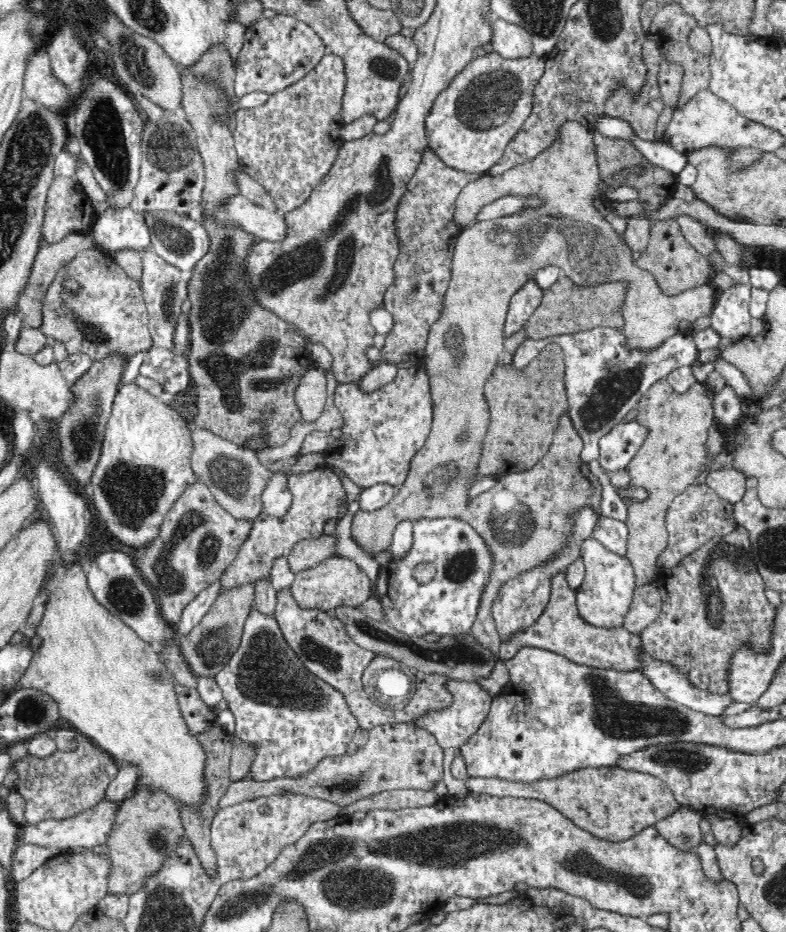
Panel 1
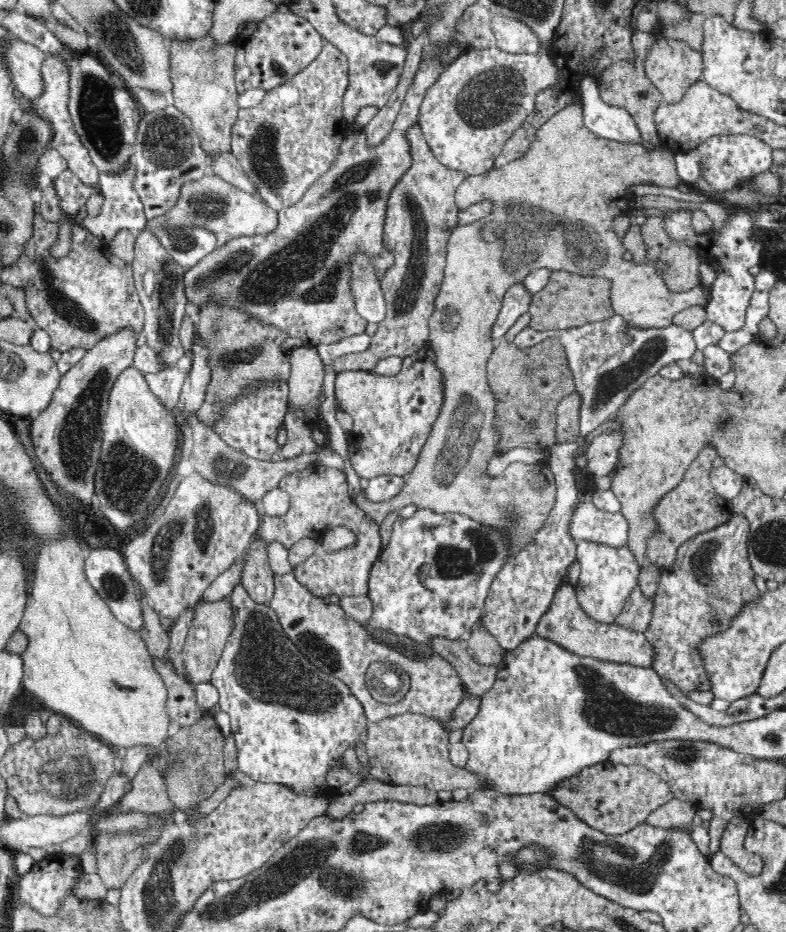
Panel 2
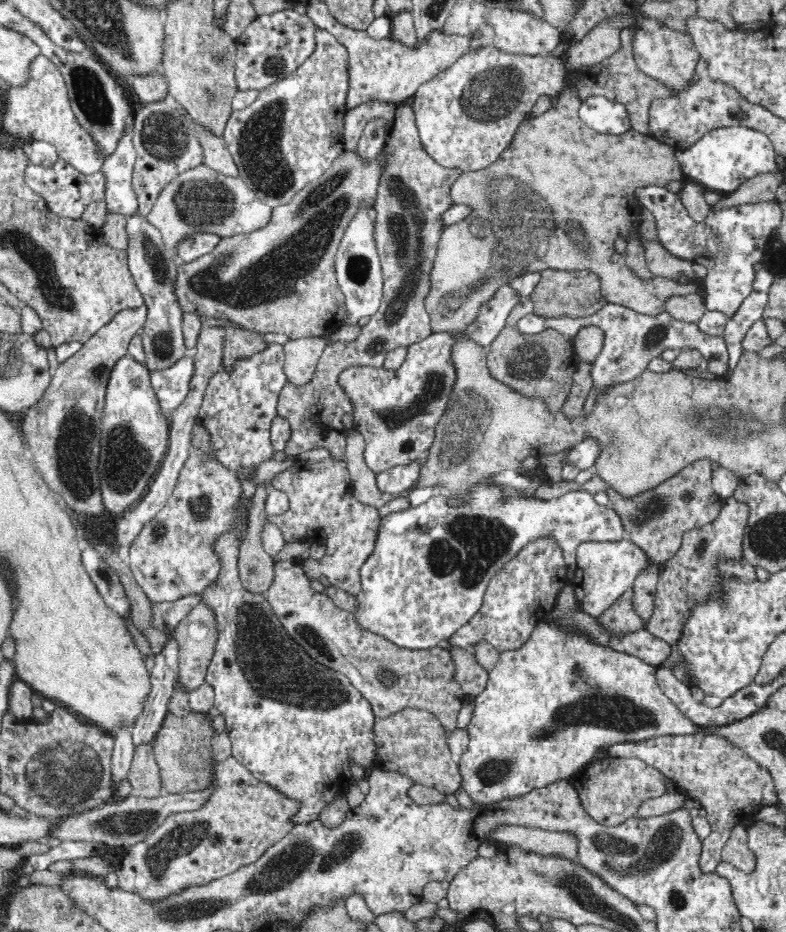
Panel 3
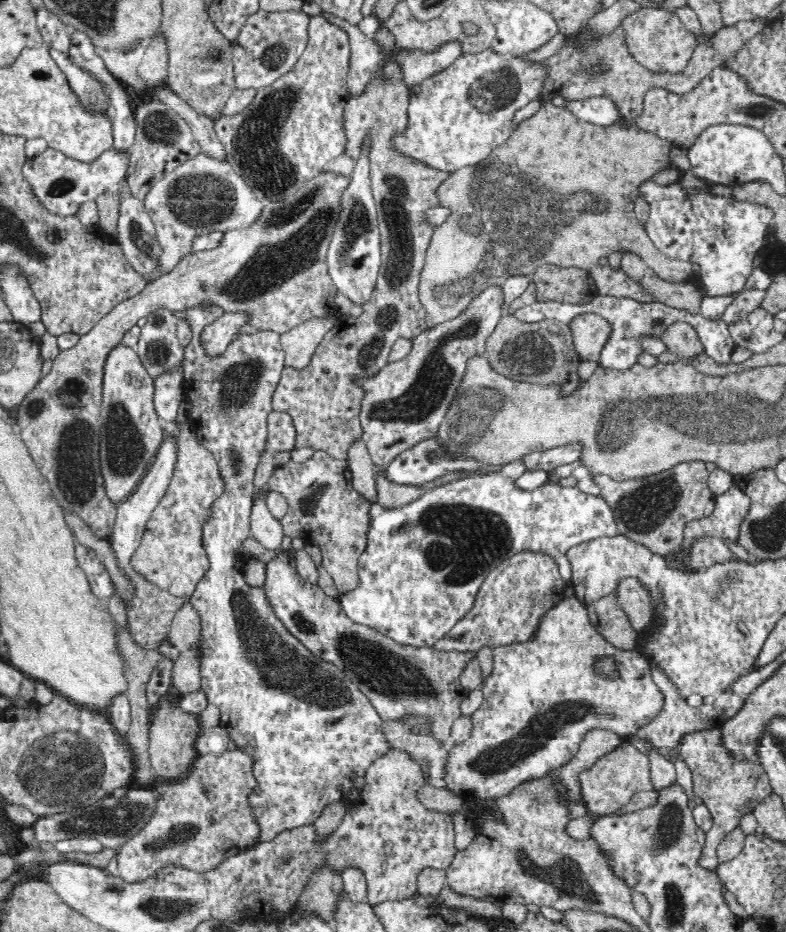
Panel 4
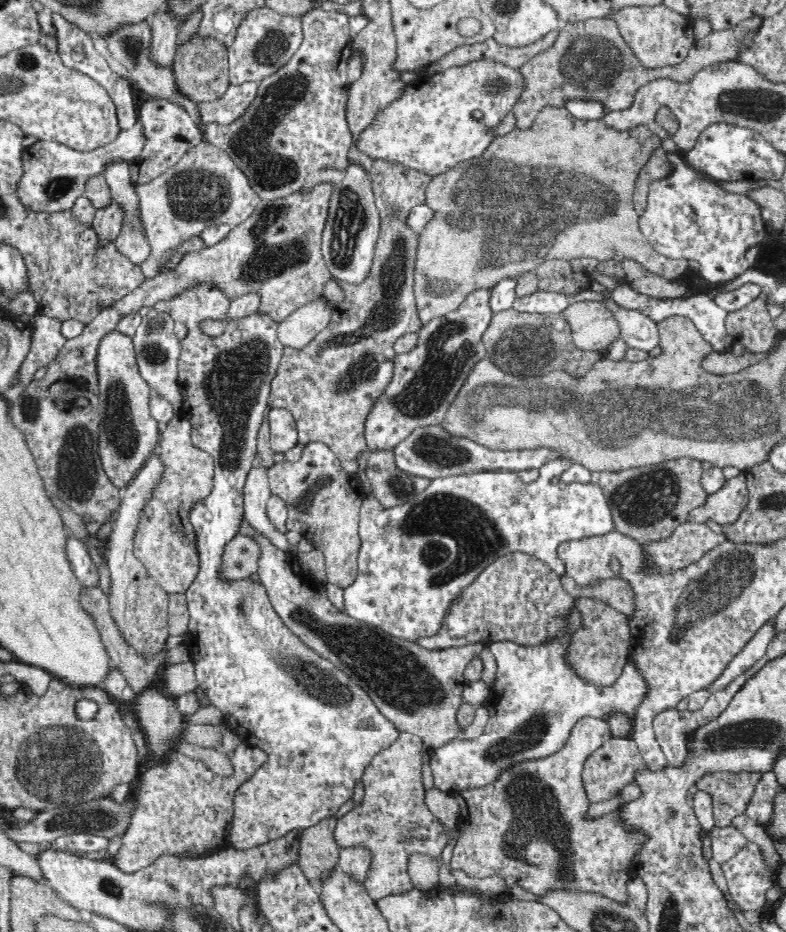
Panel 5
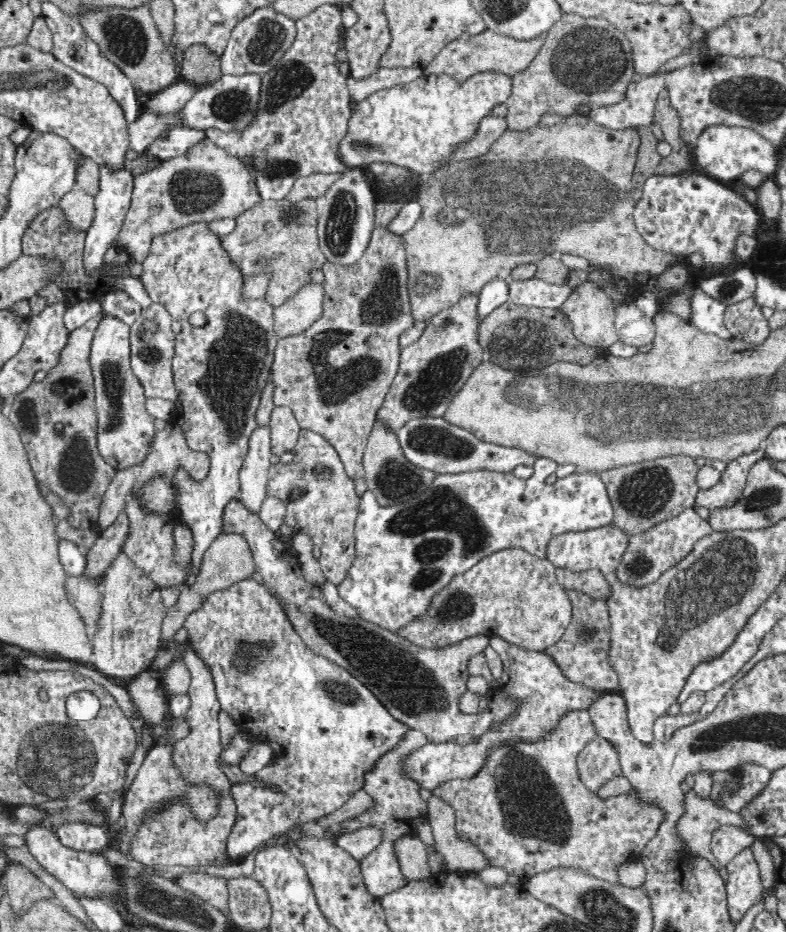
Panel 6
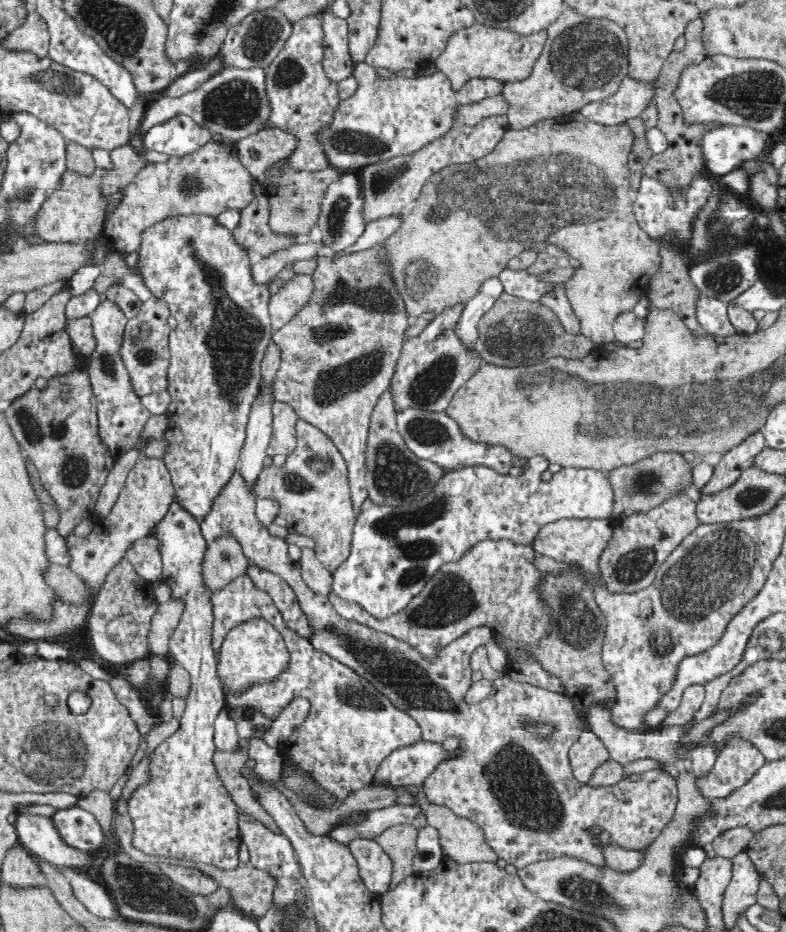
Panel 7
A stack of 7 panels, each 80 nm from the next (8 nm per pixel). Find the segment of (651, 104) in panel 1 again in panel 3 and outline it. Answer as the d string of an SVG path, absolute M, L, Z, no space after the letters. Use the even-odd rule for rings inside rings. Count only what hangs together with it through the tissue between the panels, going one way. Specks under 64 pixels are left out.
M630 26L620 30L620 50L616 50L610 58L602 61L596 67L589 67L588 69L578 69L577 72L570 77L565 74L565 83L573 85L577 91L578 97L582 102L588 96L602 96L607 100L618 102L622 104L628 112L628 117L632 124L632 129L643 136L653 137L649 130L649 108L654 100L668 98L670 95L676 95L664 83L650 78L648 75L638 69L636 65L635 56L633 54L633 40L635 39L635 32L638 29Z

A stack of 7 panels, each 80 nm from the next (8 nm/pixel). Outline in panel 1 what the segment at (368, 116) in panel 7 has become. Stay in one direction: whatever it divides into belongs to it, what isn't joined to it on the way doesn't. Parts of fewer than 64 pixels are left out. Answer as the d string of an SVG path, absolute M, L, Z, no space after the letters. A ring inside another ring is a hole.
M488 52L484 57L474 57L445 90L433 101L433 108L425 117L429 145L449 167L461 171L487 174L488 170L504 156L506 146L516 137L533 109L534 91L546 70L546 58L532 54L527 58L508 60L498 53Z

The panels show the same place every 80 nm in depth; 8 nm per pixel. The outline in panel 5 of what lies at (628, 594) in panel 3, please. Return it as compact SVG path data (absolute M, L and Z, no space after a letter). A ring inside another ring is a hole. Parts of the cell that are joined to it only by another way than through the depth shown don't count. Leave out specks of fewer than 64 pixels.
M581 597L576 599L583 623L573 636L566 650L566 661L574 667L575 672L585 682L597 686L612 686L623 675L630 646L630 627L624 614L611 608L602 600Z

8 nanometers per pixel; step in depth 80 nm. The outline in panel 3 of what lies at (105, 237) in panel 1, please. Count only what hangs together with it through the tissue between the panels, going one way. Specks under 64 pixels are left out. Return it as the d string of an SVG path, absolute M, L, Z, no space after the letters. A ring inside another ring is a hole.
M130 122L116 150L105 158L100 167L106 179L104 200L107 212L120 213L125 219L139 213L137 196L132 190L132 172L136 160L132 133L133 124Z

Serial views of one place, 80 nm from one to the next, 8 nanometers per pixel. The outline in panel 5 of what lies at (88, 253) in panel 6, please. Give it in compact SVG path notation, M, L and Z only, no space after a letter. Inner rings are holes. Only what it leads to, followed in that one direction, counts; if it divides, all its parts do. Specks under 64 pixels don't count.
M116 199L104 209L98 209L94 214L94 220L90 226L96 231L96 249L105 247L106 243L114 243L122 228L123 216L125 214L122 207L118 207Z

